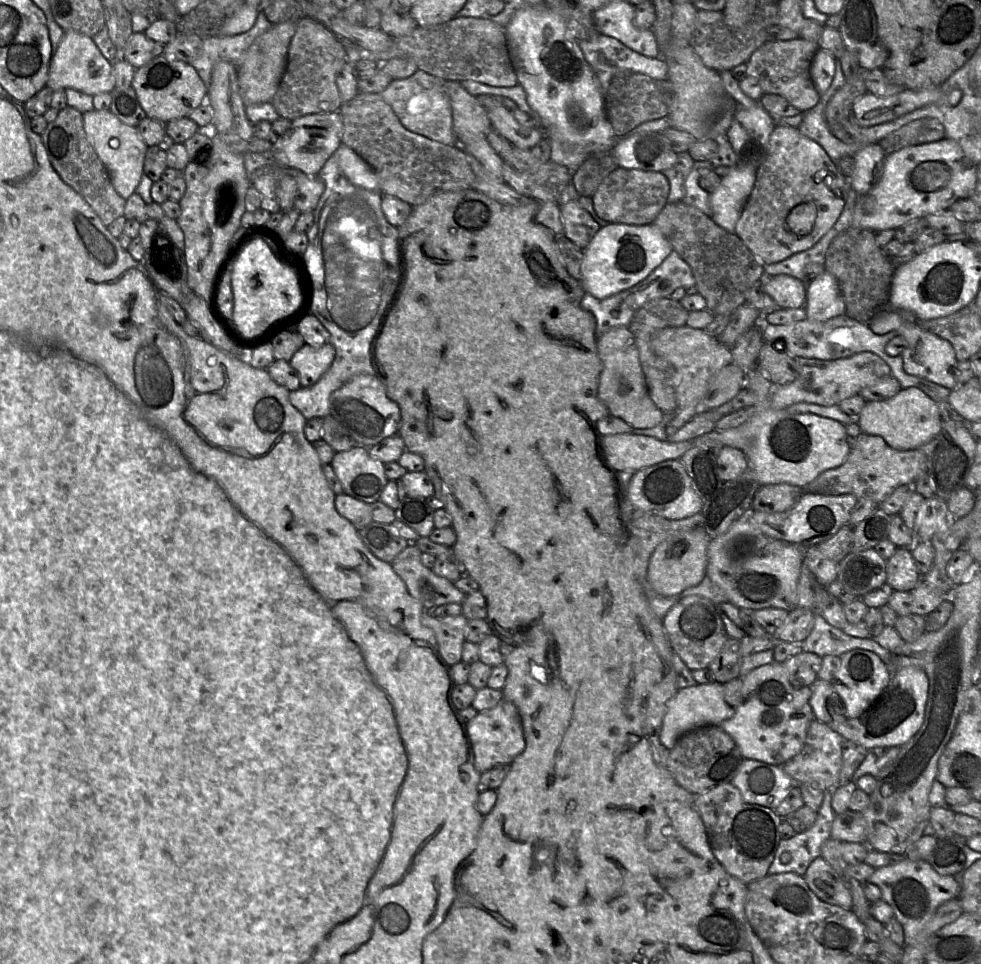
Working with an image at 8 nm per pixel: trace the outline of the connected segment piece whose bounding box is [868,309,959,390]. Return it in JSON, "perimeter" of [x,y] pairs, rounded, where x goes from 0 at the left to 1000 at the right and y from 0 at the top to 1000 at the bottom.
{"perimeter":[[[897,321],[885,336],[892,346],[900,348],[913,343],[923,351],[925,360],[918,367],[923,386],[948,394],[967,405],[977,401],[972,390],[972,381],[977,374],[973,363],[966,353],[938,340],[934,335],[923,333],[916,326],[907,322]]]}

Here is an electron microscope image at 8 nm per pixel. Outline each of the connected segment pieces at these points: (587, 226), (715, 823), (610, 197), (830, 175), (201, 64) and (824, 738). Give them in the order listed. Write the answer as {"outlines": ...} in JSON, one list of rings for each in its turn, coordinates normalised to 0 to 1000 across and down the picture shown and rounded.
{"outlines":[[[[588,206],[572,210],[570,217],[574,244],[591,258],[596,258],[612,234]]],[[[745,812],[707,825],[707,834],[719,858],[725,882],[739,904],[759,917],[784,908],[784,899],[797,870],[794,862],[797,848],[789,840],[759,832]]],[[[628,173],[610,193],[603,203],[609,223],[619,231],[639,233],[665,232],[680,212],[682,189],[675,178]]],[[[792,129],[748,242],[779,275],[795,272],[829,256],[851,233],[860,217],[866,194],[865,184],[856,177],[839,152],[819,140],[812,132]]],[[[265,11],[258,28],[249,34],[207,39],[203,62],[196,62],[191,65],[201,74],[205,83],[213,88],[217,70],[222,64],[234,64],[242,72],[254,48],[276,27],[277,25],[273,22],[269,12]]],[[[829,746],[824,754],[819,776],[796,797],[811,814],[823,814],[833,816],[838,821],[848,821],[856,813],[859,769],[861,767],[851,759],[846,752]]]]}

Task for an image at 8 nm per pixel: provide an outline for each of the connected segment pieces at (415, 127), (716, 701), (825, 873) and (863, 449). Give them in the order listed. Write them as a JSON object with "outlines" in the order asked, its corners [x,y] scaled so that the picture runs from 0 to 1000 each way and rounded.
{"outlines":[[[[426,72],[416,81],[400,83],[387,99],[415,135],[454,150],[467,150],[462,136],[461,111],[453,91],[453,83]]],[[[727,707],[692,715],[680,728],[673,758],[673,770],[683,779],[698,760],[717,753],[734,752],[737,748],[746,745],[748,741],[749,735],[743,732],[737,724],[737,710]]],[[[838,888],[827,894],[819,911],[836,934],[860,943],[869,943],[869,928],[861,913]]],[[[878,450],[858,482],[845,487],[825,501],[820,510],[854,515],[869,512],[898,523],[917,504],[930,504],[940,492],[946,491],[946,477],[939,467],[917,468],[907,464],[895,451]]]]}

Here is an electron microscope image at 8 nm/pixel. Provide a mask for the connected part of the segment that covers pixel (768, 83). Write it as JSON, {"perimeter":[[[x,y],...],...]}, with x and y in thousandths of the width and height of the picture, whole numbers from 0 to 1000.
{"perimeter":[[[812,38],[807,41],[783,41],[772,50],[762,63],[761,77],[772,82],[779,98],[800,101],[815,117],[820,117],[836,104],[827,81],[827,68],[835,46]]]}

